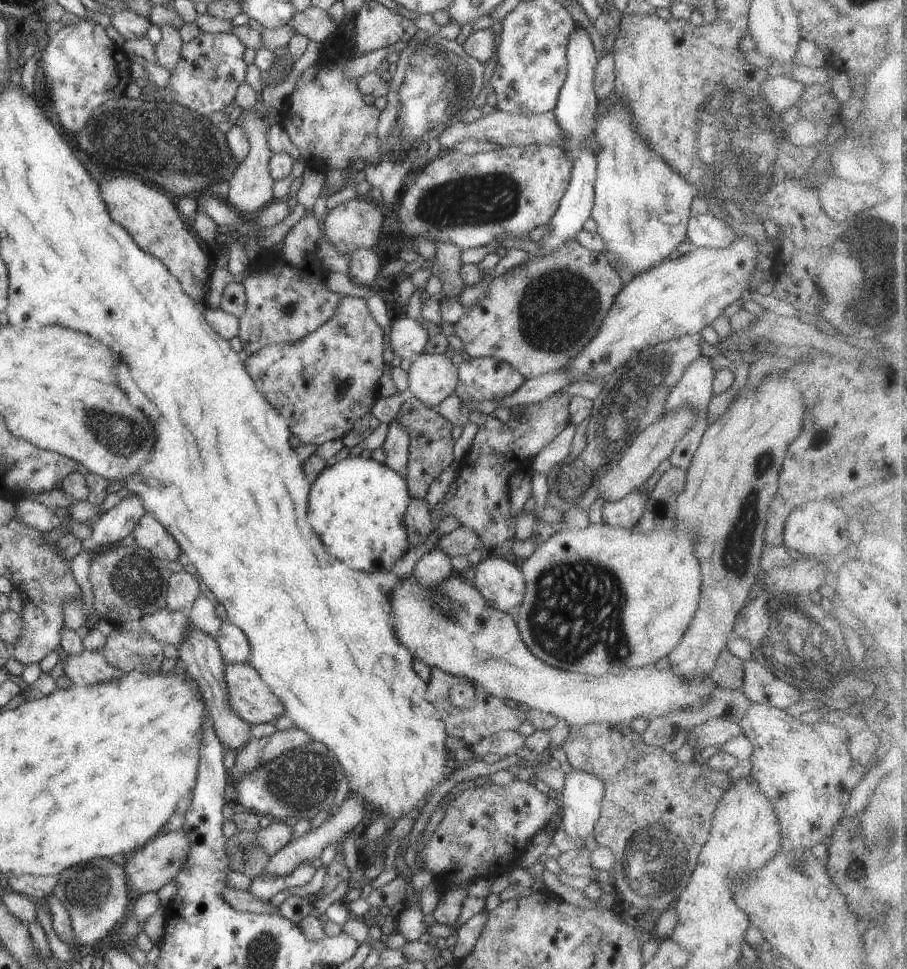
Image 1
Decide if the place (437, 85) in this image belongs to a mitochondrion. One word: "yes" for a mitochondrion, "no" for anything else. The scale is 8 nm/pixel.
yes

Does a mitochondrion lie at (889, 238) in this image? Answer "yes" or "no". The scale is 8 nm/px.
yes

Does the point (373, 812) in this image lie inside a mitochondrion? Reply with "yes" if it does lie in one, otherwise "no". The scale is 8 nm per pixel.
no

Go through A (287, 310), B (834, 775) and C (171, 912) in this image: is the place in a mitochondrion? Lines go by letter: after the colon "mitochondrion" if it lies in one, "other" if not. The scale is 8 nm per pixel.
A: mitochondrion
B: other
C: other

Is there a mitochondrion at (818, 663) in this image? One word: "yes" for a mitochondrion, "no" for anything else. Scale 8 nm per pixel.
yes

